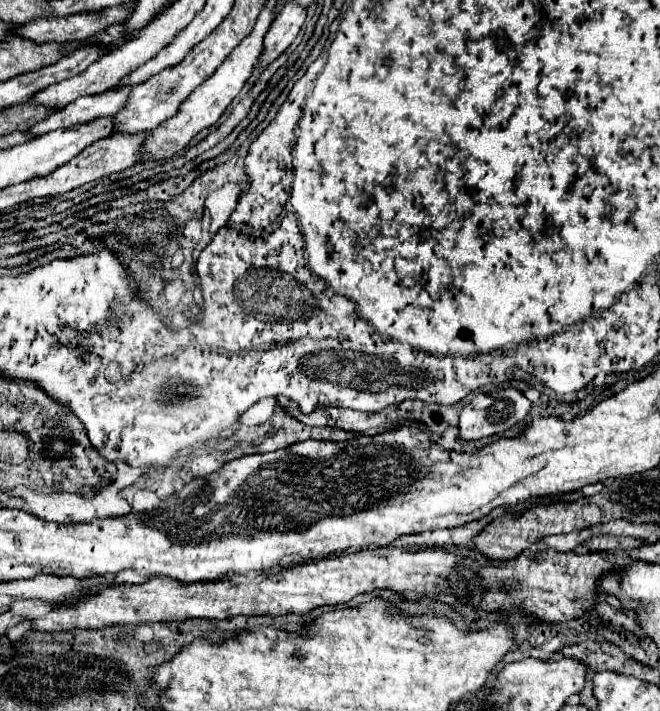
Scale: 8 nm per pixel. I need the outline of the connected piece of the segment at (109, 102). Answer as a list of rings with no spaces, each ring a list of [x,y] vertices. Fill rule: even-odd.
[[[123,85],[123,87],[107,89],[105,93],[79,97],[77,101],[69,103],[67,107],[63,107],[57,113],[53,113],[51,117],[39,121],[29,131],[33,135],[43,135],[43,133],[49,133],[53,129],[69,129],[73,125],[87,123],[87,121],[93,121],[97,117],[115,115],[115,113],[119,113],[125,107],[131,89],[133,89],[133,85]]]

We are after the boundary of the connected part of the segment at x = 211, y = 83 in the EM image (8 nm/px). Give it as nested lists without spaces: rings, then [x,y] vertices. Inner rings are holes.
[[[267,1],[267,9],[259,15],[259,21],[255,23],[253,31],[247,35],[243,45],[239,45],[239,49],[235,49],[235,53],[231,53],[231,57],[227,57],[227,61],[213,73],[213,77],[209,77],[199,89],[195,89],[195,93],[191,93],[191,97],[181,105],[181,109],[175,117],[167,119],[163,125],[159,125],[157,129],[151,131],[151,135],[147,137],[147,145],[145,145],[145,161],[169,159],[169,157],[177,155],[183,147],[187,147],[187,143],[193,139],[193,135],[197,135],[201,129],[217,123],[217,119],[221,117],[225,107],[233,101],[233,97],[241,91],[247,77],[253,73],[253,67],[257,65],[257,57],[263,49],[263,35],[267,33],[271,21],[273,21],[271,1]]]

